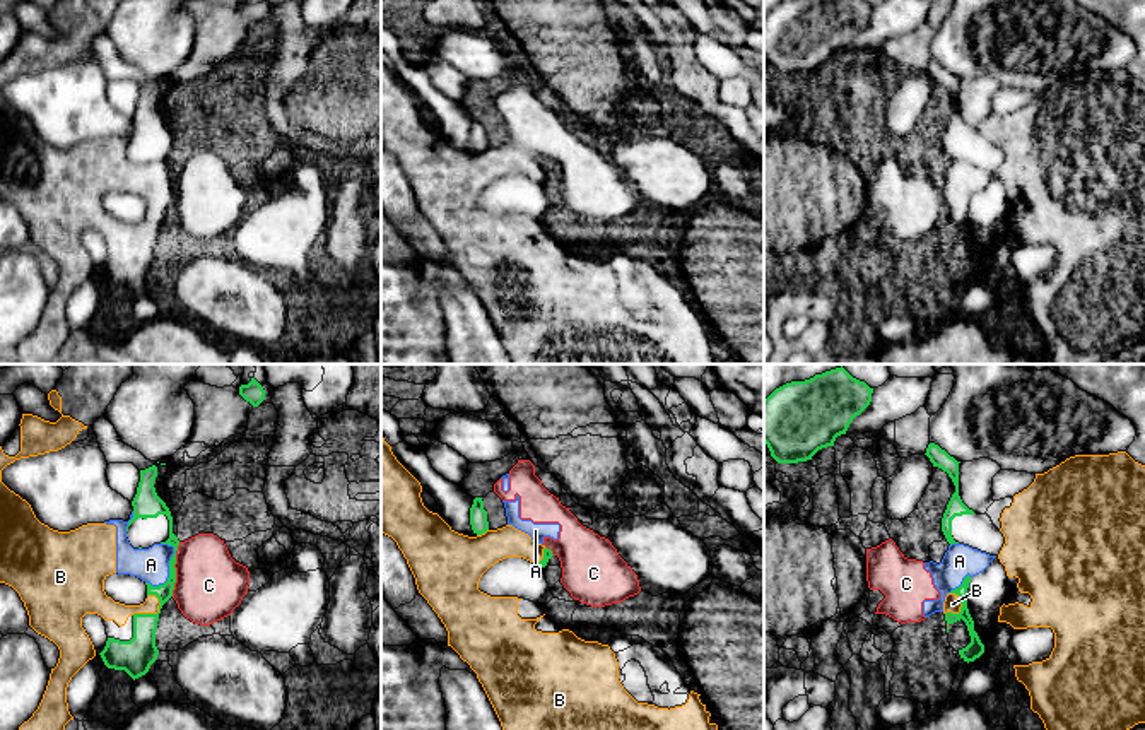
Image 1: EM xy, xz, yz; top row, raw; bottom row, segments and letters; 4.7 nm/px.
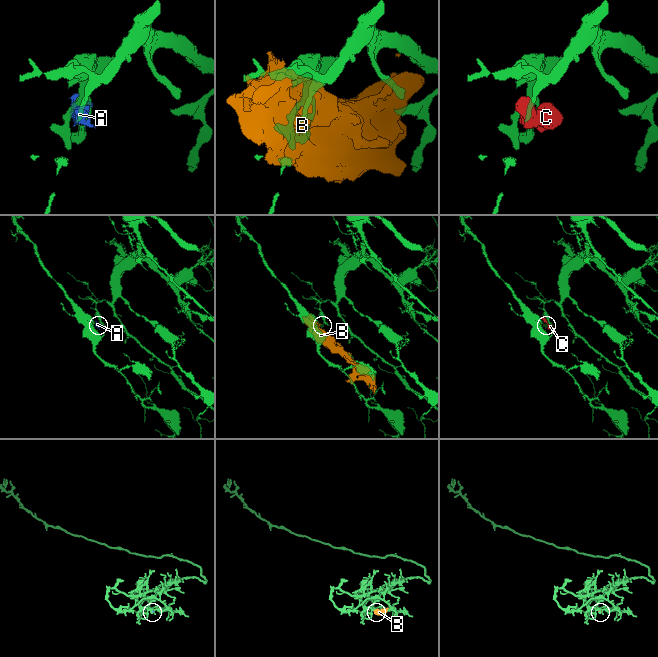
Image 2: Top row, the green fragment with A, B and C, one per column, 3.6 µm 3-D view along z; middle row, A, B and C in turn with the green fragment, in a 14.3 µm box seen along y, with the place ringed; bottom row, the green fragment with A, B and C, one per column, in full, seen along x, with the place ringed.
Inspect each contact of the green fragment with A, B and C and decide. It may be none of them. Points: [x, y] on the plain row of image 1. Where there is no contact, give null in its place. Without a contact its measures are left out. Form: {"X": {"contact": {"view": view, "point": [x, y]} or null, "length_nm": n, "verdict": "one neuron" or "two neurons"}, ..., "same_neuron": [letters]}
{"A": {"contact": {"view": "xy", "point": [170, 190]}, "length_nm": 220, "verdict": "two neurons"}, "B": {"contact": {"view": "xy", "point": [151, 231]}, "length_nm": 150, "verdict": "two neurons"}, "C": {"contact": {"view": "xy", "point": [175, 187]}, "length_nm": 260, "verdict": "two neurons"}, "same_neuron": []}

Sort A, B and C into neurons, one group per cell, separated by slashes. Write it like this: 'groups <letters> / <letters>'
groups A B C

